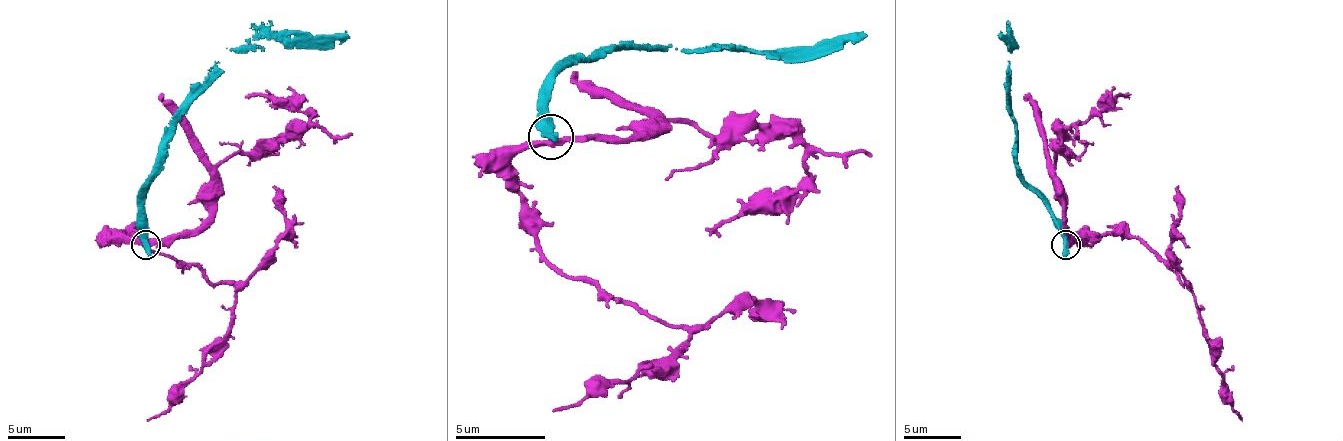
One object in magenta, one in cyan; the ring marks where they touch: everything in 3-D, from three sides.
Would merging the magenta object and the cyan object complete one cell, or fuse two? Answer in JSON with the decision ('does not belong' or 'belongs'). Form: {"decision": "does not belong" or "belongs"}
{"decision": "does not belong"}

